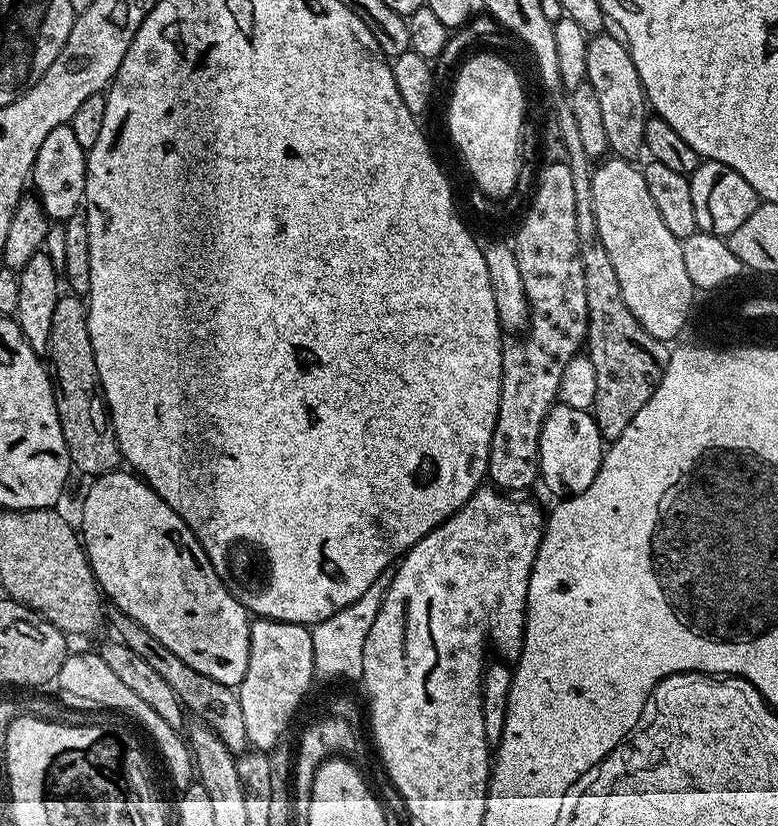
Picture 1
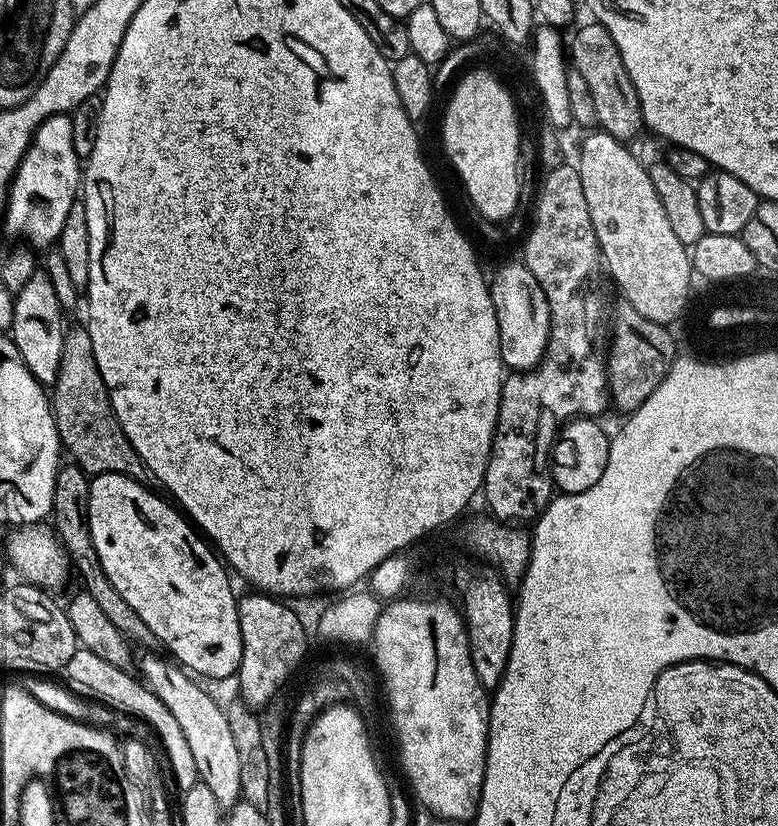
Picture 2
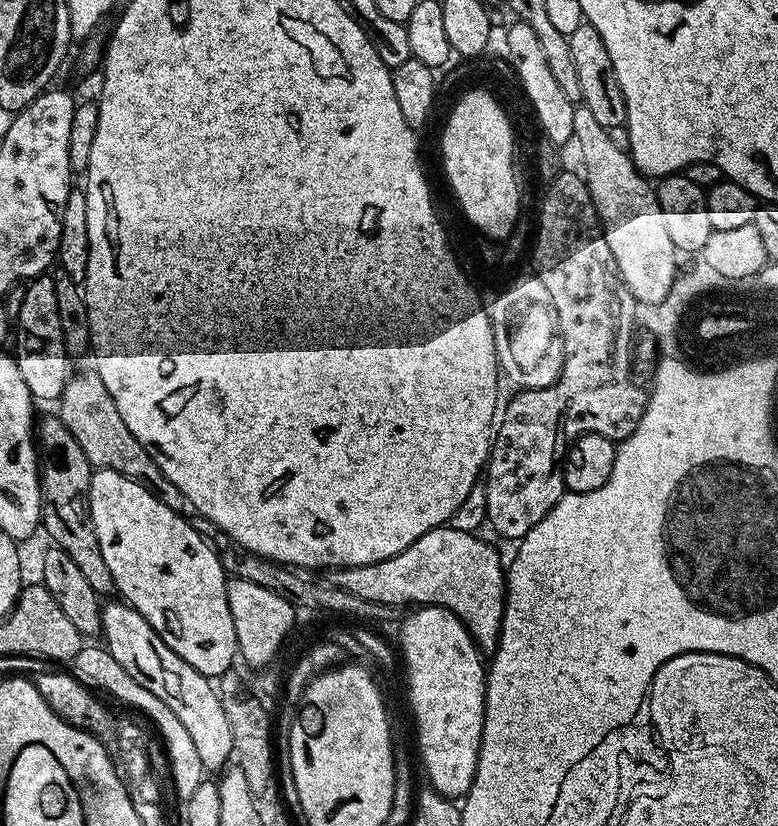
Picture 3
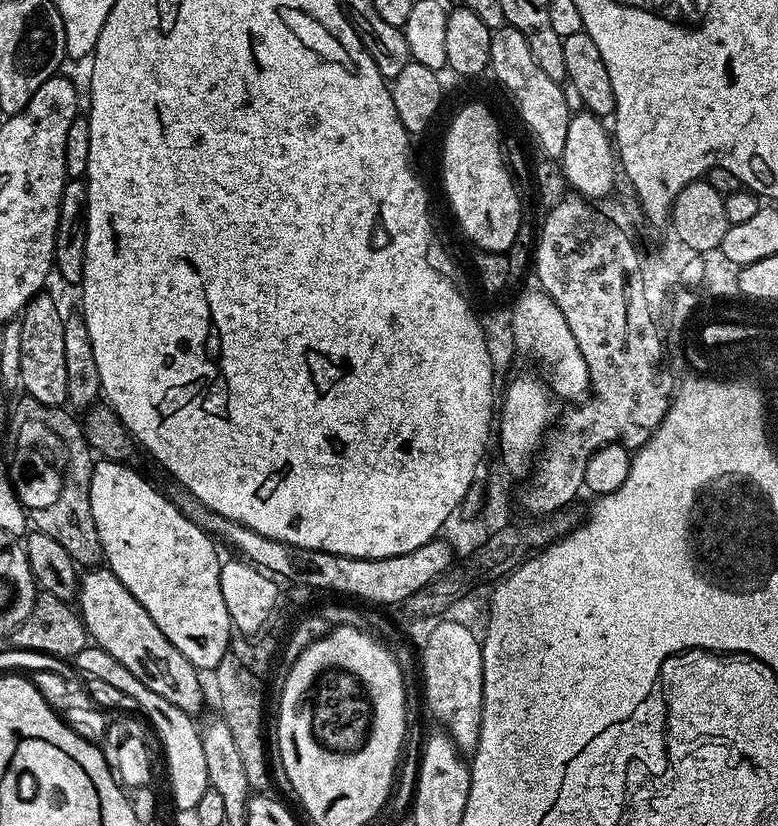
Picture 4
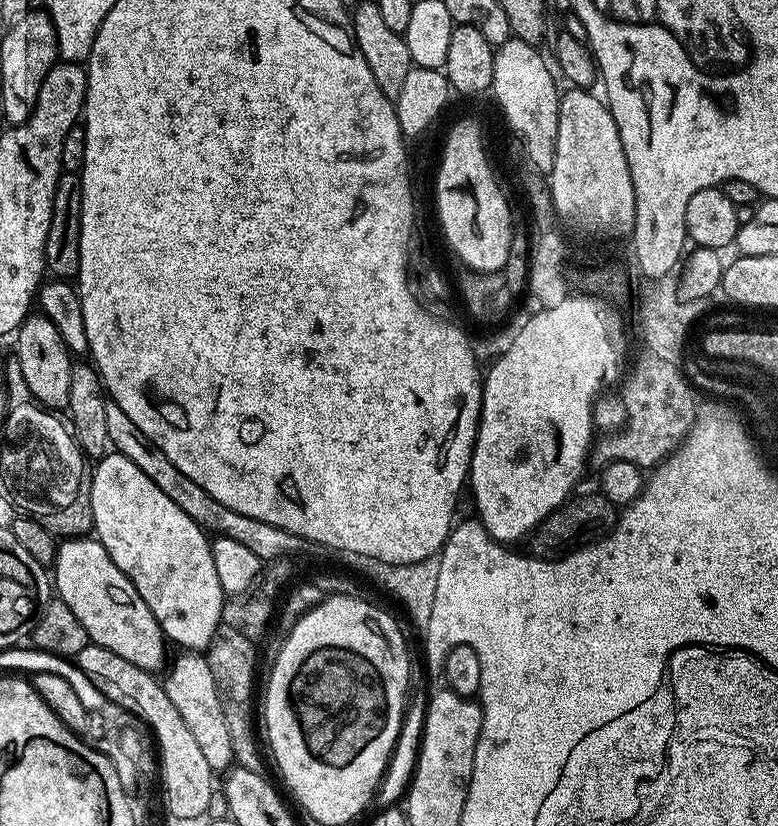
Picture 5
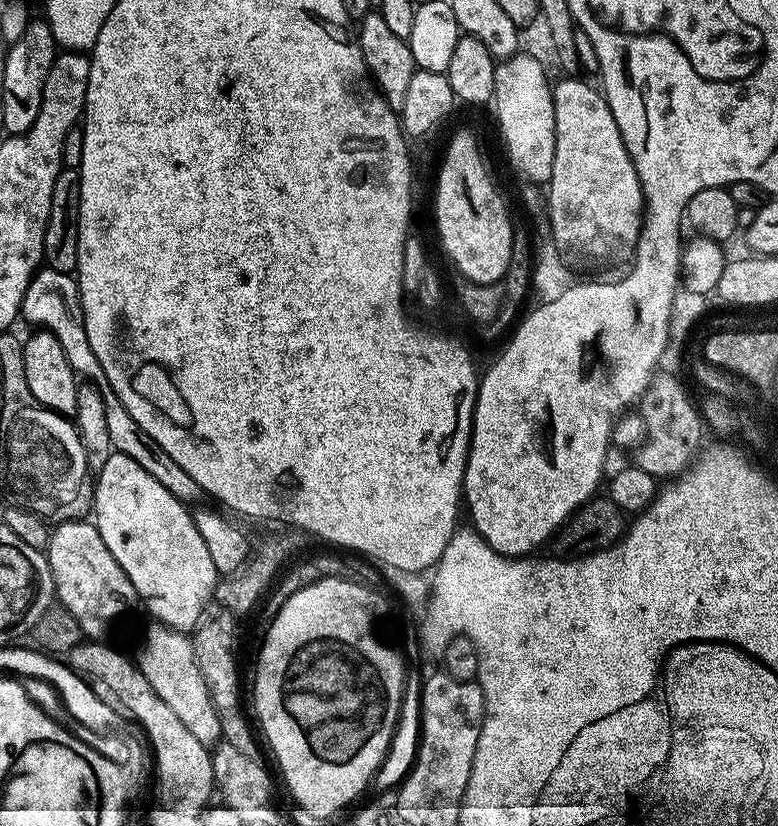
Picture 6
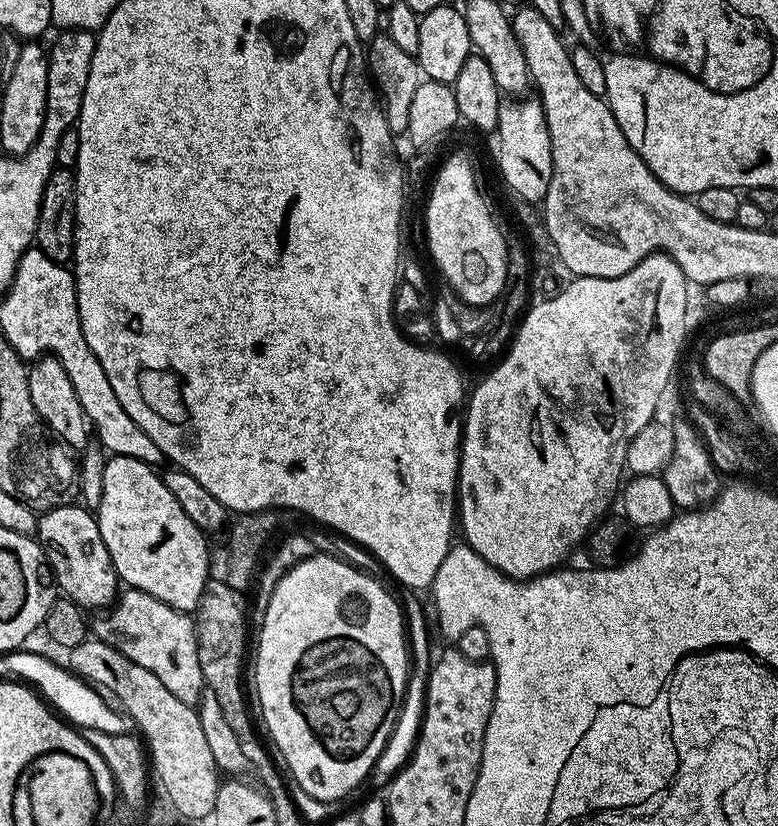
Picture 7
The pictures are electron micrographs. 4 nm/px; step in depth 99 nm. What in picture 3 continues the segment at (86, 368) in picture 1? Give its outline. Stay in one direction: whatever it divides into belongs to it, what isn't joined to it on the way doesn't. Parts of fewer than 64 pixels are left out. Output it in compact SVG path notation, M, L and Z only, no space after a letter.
M95 370L80 372L77 376L76 373L69 375L58 407L60 421L66 426L66 430L70 430L70 434L74 434L78 446L82 446L82 454L86 454L93 469L114 470L114 474L122 474L122 478L138 482L138 486L150 490L150 494L154 494L154 498L158 498L162 506L170 506L170 510L174 510L174 514L184 520L191 521L197 515L194 502L190 502L190 498L186 498L186 494L182 494L182 490L178 490L178 486L174 486L174 482L170 482L170 478L162 474L142 442L138 442L138 438L130 434L130 426L122 422L122 414L118 414L118 406L114 406L114 398L110 390L106 390L106 382L102 382Z

